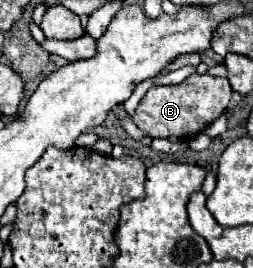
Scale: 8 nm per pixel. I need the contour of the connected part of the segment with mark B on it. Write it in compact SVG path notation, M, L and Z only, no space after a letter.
M193 73L179 85L151 87L137 105L133 121L141 131L145 131L151 137L179 137L189 141L199 133L203 133L219 115L223 115L229 101L231 101L231 87L225 77Z

